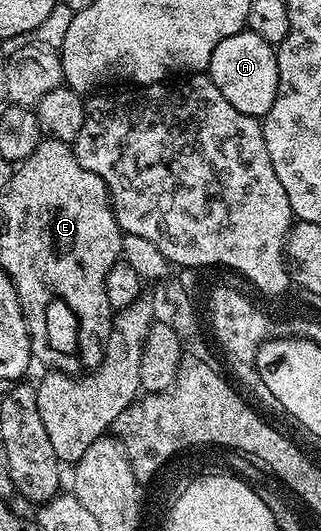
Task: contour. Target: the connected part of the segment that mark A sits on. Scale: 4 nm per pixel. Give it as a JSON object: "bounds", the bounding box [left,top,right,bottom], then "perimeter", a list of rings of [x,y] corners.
{"bounds":[209,31,279,119],"perimeter":[[[250,31],[234,33],[229,35],[229,39],[221,39],[221,43],[217,43],[209,76],[217,91],[221,91],[221,95],[225,95],[225,99],[229,99],[237,111],[262,119],[273,107],[279,86],[275,50],[276,46],[265,43],[261,35]]]}

